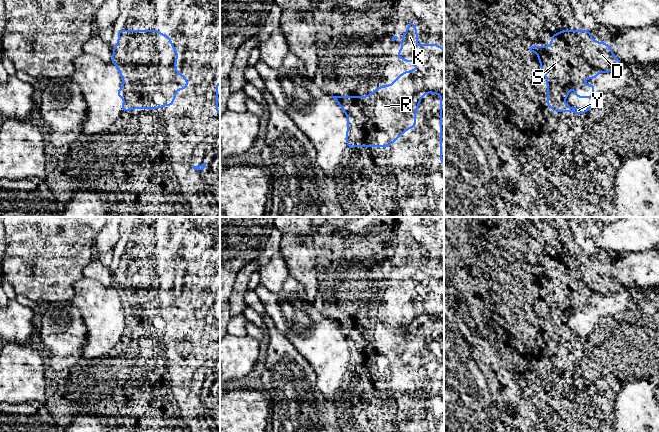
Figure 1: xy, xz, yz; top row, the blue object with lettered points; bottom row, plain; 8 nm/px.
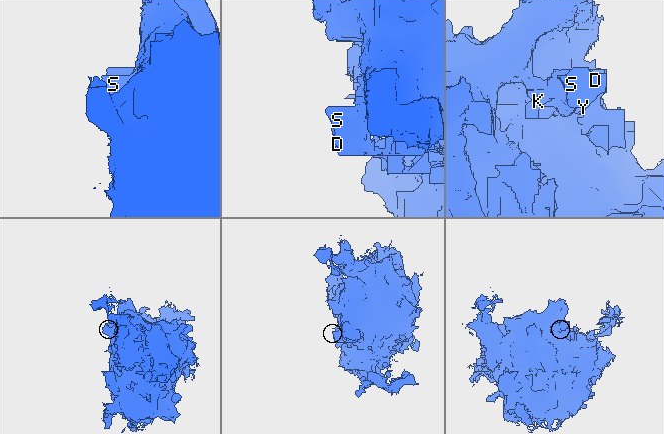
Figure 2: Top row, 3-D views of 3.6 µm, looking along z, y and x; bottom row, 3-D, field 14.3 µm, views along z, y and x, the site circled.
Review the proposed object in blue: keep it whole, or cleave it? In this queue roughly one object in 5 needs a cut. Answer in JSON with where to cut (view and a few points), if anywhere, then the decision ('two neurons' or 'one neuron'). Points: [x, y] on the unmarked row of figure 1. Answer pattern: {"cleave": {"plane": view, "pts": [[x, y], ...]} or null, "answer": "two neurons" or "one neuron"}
{"cleave": null, "answer": "one neuron"}

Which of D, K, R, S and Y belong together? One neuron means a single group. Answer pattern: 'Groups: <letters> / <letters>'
Groups: D K R S Y

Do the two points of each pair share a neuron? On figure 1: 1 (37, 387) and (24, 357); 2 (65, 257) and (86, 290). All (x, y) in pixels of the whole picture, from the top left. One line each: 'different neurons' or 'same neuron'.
1: same neuron
2: different neurons

